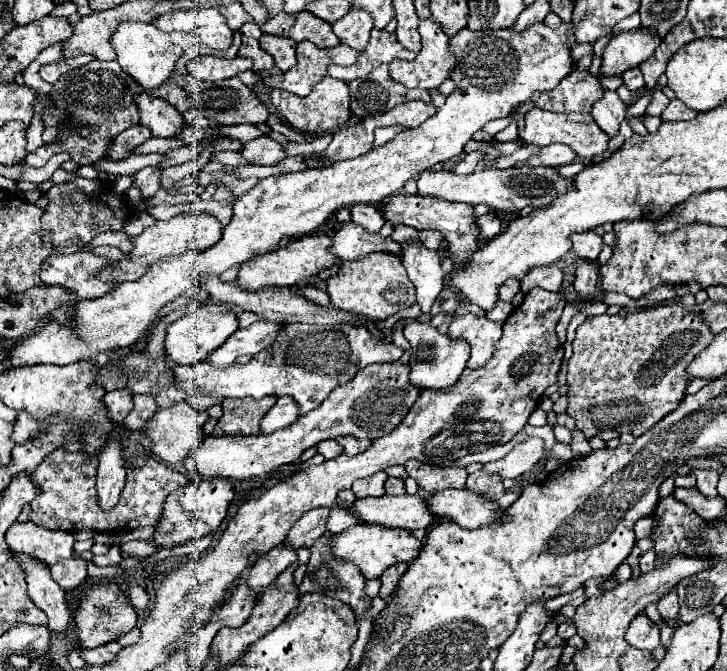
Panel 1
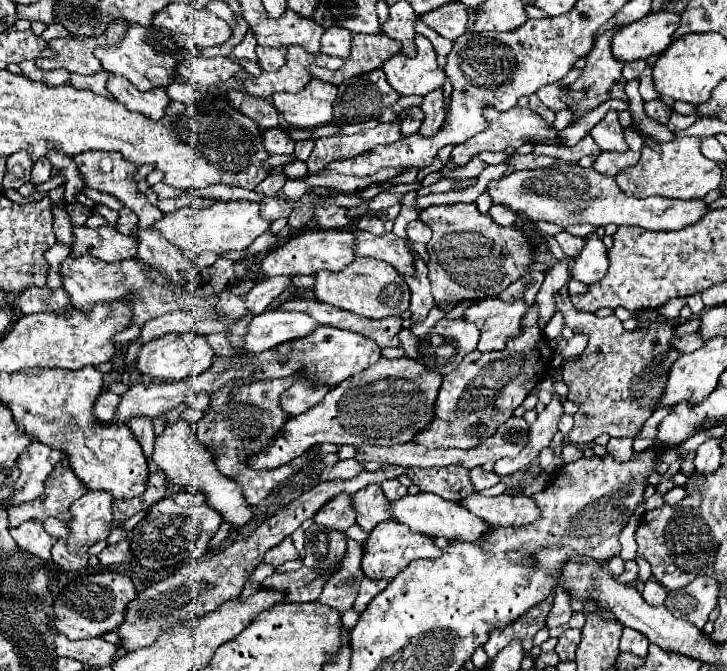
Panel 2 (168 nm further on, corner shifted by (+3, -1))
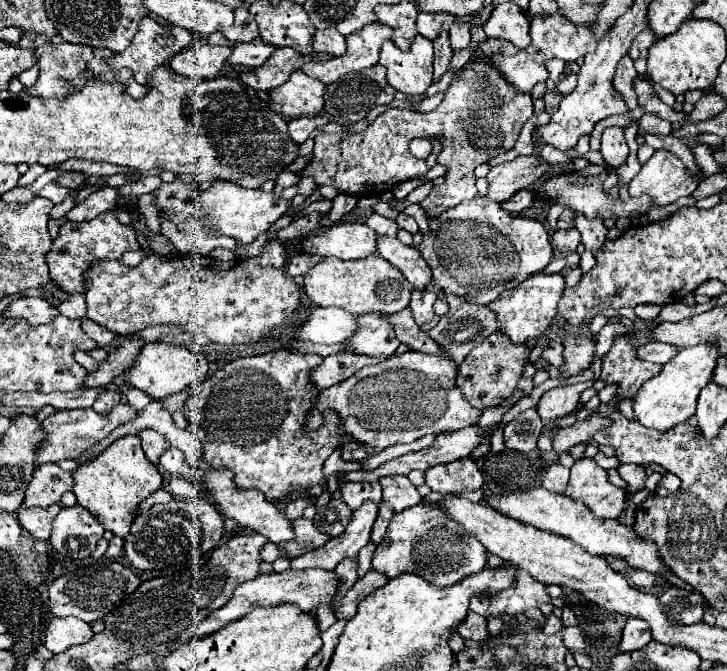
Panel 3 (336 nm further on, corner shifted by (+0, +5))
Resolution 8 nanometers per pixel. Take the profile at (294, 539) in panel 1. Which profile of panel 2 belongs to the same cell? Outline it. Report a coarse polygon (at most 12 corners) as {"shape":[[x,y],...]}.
{"shape":[[338,494],[314,516],[316,524],[348,530],[356,524],[352,494]]}

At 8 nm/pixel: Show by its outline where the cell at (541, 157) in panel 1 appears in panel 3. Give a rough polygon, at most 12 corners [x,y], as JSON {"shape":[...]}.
{"shape":[[517,156],[487,174],[487,196],[509,200],[549,170],[539,156]]}

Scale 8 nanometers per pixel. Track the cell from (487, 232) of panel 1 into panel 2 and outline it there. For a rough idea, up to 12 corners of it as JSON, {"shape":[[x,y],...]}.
{"shape":[[492,206],[490,216],[500,226],[512,226],[516,214],[506,206]]}

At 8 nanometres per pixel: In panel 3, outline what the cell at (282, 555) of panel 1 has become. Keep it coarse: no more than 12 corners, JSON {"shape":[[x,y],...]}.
{"shape":[[311,520],[293,522],[293,538],[279,544],[287,558],[323,546],[329,536]]}

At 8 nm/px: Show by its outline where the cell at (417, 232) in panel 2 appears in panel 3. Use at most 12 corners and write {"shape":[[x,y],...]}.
{"shape":[[403,212],[397,216],[397,226],[417,234],[419,226]]}

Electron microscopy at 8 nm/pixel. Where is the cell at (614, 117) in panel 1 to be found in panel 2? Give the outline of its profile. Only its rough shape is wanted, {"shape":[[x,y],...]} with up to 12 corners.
{"shape":[[614,110],[592,128],[602,150],[626,152],[624,128]]}

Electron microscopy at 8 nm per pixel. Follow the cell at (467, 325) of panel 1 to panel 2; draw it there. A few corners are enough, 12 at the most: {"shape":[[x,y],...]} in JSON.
{"shape":[[522,300],[476,302],[464,318],[482,332],[478,350],[504,350],[532,308]]}

